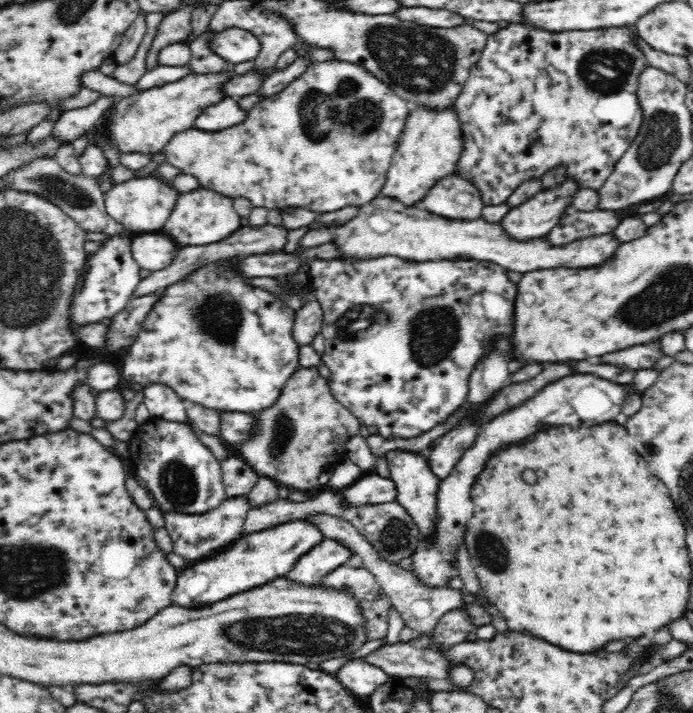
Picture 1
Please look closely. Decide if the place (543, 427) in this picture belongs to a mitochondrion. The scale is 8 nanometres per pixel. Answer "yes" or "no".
no

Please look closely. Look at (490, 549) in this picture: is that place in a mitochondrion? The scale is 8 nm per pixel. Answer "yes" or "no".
yes

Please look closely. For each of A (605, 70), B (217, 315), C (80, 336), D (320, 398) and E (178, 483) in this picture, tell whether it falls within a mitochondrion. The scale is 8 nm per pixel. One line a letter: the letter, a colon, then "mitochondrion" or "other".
A: mitochondrion
B: mitochondrion
C: other
D: other
E: mitochondrion

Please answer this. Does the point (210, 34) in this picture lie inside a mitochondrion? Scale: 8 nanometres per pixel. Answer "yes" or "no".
no

